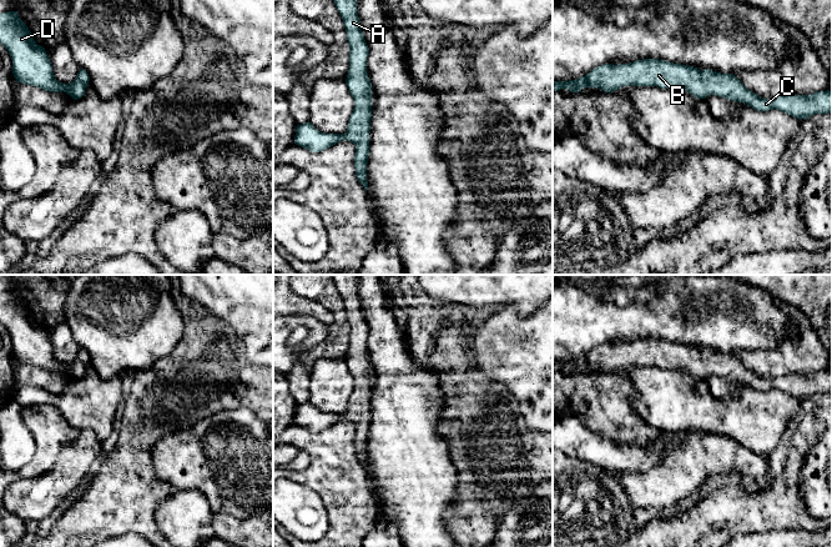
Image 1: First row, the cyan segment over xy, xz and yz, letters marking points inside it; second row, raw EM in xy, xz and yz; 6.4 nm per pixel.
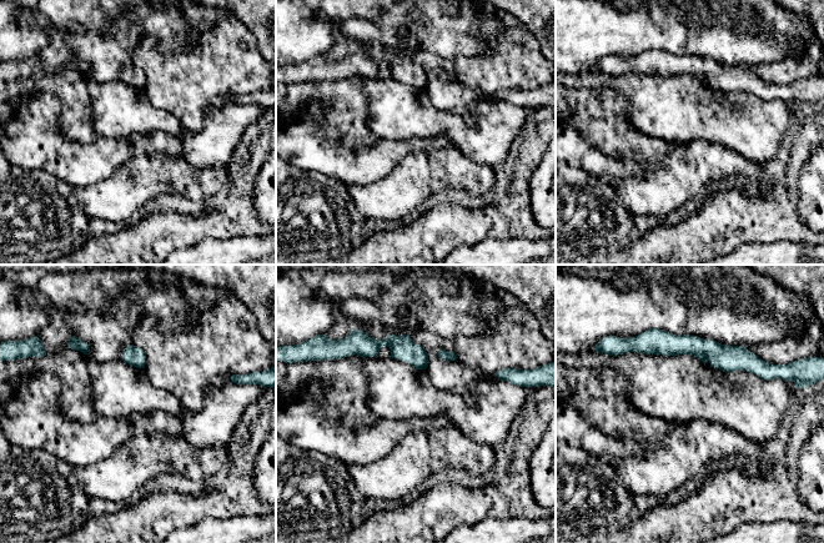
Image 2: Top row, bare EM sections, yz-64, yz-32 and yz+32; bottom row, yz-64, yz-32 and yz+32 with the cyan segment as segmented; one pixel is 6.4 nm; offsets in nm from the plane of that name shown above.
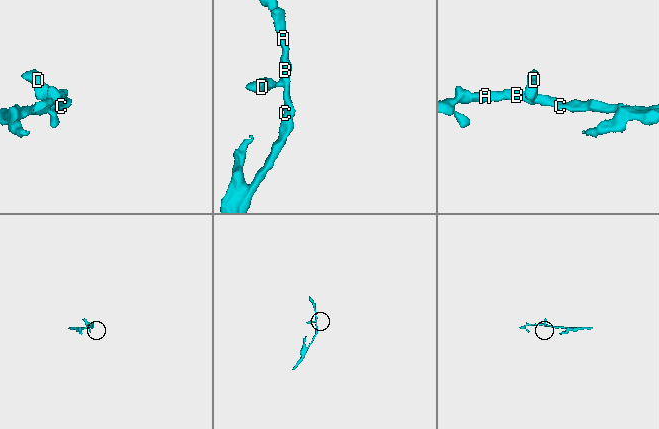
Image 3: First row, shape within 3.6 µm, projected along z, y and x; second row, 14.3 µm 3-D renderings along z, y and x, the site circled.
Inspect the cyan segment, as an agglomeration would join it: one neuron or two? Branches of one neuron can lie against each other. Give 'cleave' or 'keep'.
keep

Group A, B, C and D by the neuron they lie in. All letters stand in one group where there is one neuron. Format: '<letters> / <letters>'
A B C D

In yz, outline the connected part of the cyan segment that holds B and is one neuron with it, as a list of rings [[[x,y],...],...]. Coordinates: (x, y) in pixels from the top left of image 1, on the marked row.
[[[659,59],[636,60],[620,65],[605,64],[576,80],[553,81],[553,91],[568,89],[571,92],[580,92],[584,87],[599,87],[605,92],[614,92],[627,85],[682,89],[697,99],[715,95],[745,102],[757,111],[776,109],[803,120],[816,114],[825,115],[832,111],[832,91],[830,90],[811,95],[762,99],[746,89],[732,74],[721,74],[709,69],[700,71],[694,66]]]

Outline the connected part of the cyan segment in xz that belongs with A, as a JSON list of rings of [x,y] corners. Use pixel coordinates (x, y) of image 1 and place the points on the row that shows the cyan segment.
[[[333,0],[344,22],[349,44],[349,70],[346,79],[354,100],[347,132],[326,134],[309,121],[297,125],[294,144],[312,152],[321,152],[337,142],[348,140],[356,145],[354,167],[357,180],[368,189],[367,164],[369,155],[369,132],[372,119],[372,84],[367,74],[369,47],[364,40],[358,19],[357,0]]]

